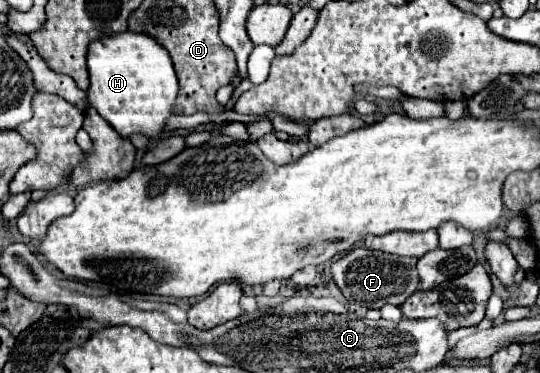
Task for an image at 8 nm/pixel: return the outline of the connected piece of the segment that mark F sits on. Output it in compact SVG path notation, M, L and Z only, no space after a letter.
M364 246L354 248L338 262L332 264L332 278L338 284L344 298L360 310L380 308L384 304L402 306L404 300L416 292L418 288L418 272L416 272L416 258L402 258L386 252L368 250Z

